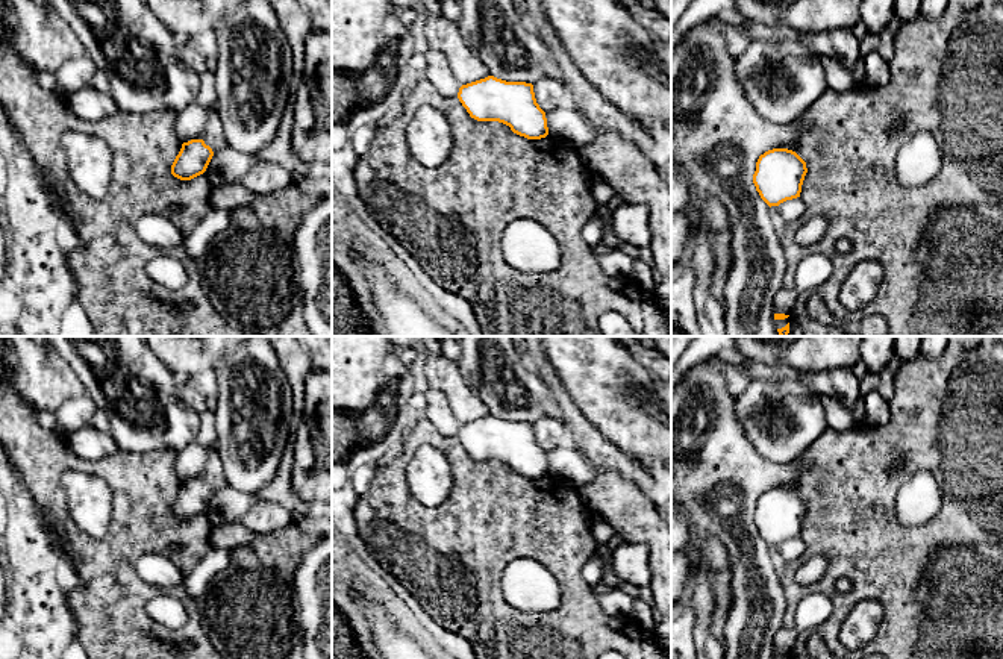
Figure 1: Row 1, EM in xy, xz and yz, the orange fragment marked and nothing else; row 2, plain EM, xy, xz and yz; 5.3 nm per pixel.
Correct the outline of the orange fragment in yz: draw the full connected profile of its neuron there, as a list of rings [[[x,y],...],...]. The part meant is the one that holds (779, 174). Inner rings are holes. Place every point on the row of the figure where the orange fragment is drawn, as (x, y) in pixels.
[[[773,148],[759,156],[753,183],[771,208],[800,197],[806,173],[806,162],[795,151]]]

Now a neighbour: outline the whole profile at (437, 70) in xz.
[[[426,50],[426,68],[424,76],[435,85],[435,88],[445,97],[455,97],[459,92],[461,85],[458,83],[453,71],[448,67],[447,58],[436,50]]]

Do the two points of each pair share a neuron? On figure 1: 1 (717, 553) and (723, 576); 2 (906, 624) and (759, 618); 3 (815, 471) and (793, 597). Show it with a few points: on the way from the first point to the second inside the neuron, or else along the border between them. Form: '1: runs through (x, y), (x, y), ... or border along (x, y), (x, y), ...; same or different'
1: runs through (717, 559), (718, 570); same
2: border along (781, 585), (785, 594), (782, 626); different
3: runs through (818, 503), (818, 540), (794, 565); same

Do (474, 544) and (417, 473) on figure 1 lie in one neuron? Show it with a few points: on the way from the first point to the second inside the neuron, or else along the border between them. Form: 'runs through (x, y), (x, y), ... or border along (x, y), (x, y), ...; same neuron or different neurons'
border along (450, 468), (441, 503), (409, 491); different neurons

